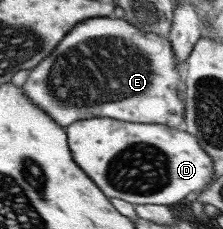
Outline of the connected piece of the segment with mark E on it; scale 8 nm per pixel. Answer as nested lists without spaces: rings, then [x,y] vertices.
[[[94,17],[74,26],[38,66],[32,68],[22,88],[59,125],[69,127],[74,121],[96,116],[142,124],[176,127],[185,120],[185,102],[178,96],[180,67],[168,38],[142,32],[123,18]]]

